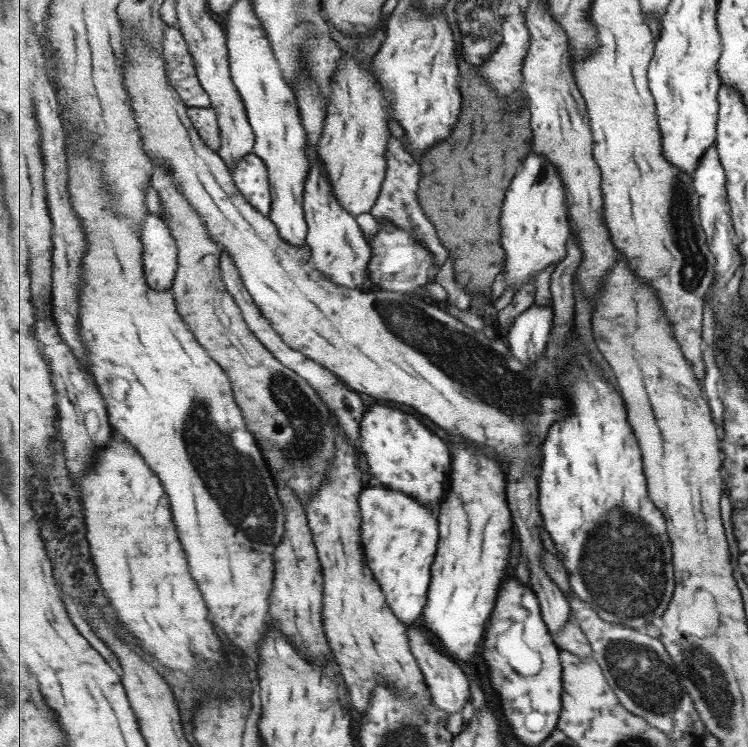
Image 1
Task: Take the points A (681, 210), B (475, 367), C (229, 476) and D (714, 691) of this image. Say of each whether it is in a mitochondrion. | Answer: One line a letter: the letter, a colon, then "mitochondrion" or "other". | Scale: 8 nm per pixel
A: mitochondrion
B: mitochondrion
C: mitochondrion
D: mitochondrion

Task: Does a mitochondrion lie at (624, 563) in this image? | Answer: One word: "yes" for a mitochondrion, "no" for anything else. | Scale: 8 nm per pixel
yes

